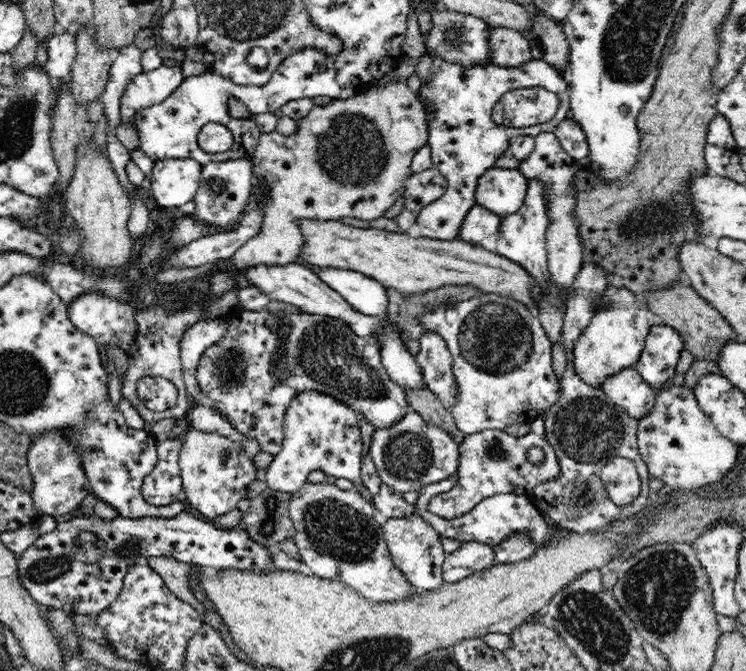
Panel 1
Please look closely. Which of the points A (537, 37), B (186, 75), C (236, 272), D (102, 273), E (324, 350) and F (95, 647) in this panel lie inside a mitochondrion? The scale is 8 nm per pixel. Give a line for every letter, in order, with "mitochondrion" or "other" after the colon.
A: mitochondrion
B: other
C: other
D: other
E: mitochondrion
F: other

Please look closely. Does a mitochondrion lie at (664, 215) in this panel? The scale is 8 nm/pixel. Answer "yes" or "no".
yes

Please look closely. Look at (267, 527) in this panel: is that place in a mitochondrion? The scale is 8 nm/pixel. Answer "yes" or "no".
yes

